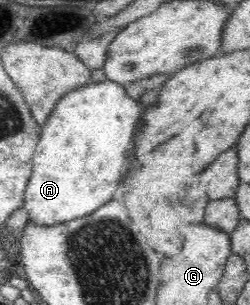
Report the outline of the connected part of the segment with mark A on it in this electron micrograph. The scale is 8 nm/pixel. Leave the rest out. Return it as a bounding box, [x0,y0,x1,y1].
[23,80,141,226]

